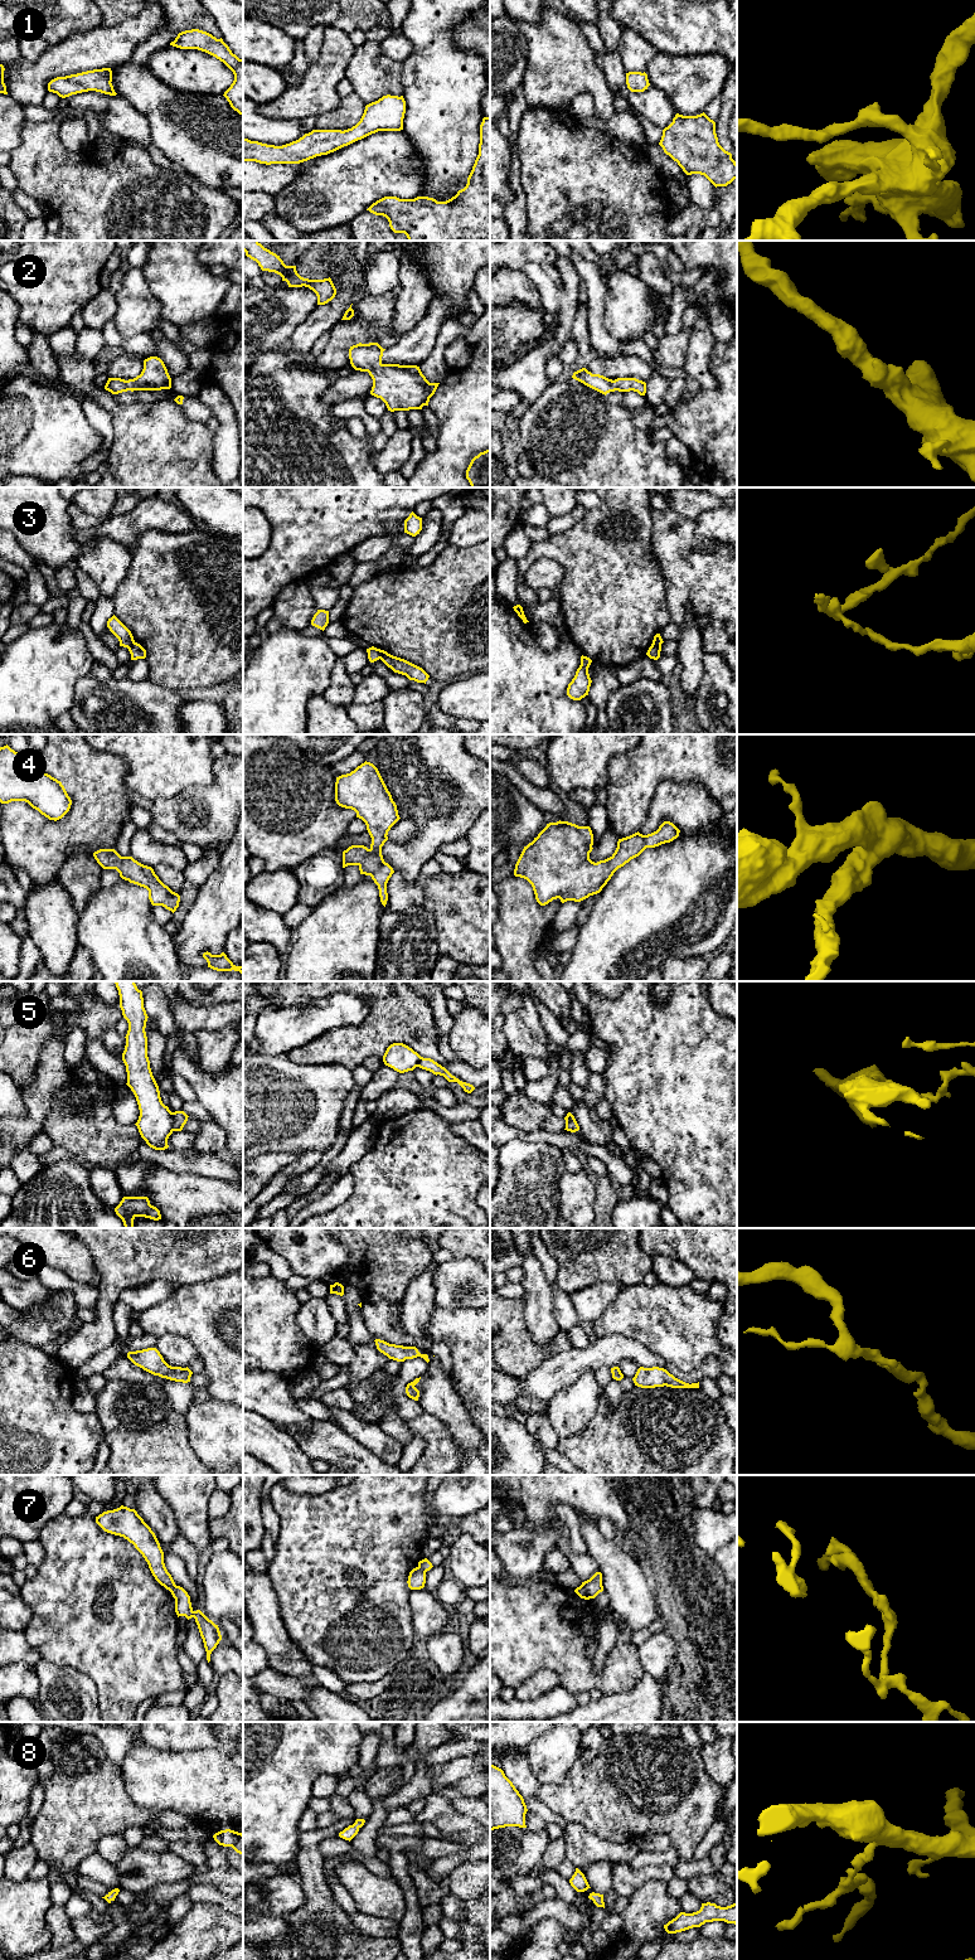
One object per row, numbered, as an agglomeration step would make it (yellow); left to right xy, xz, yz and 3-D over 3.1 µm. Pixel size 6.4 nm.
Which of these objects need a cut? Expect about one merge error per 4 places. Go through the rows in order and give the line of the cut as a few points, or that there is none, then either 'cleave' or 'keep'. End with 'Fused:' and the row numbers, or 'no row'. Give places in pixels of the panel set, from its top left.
1: no cut; keep
2: no cut; keep
3: cut in xz along (377, 649), (381, 658); cleave
4: no cut; keep
5: cut in xy along (171, 1112), (174, 1130); cleave
6: no cut; keep
7: cut in yz along (581, 1585), (591, 1597); cleave
8: no cut; keep
Fused: 3, 5, 7

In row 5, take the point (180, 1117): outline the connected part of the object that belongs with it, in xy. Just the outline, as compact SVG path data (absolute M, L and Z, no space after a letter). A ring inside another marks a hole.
M175 1111L173 1112L173 1120L174 1120L174 1131L181 1131L184 1125L188 1121L188 1115L184 1111Z

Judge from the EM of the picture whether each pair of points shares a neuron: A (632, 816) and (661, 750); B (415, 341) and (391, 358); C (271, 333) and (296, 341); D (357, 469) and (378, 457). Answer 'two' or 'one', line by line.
A: one
B: one
C: two
D: two

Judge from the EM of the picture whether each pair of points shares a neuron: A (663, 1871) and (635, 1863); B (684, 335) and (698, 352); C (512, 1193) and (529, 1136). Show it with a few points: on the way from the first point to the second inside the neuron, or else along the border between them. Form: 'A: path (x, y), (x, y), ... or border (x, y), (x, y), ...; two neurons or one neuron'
A: border (626, 1862), (632, 1868), (663, 1864), (672, 1867); two neurons
B: border (692, 330), (682, 367); two neurons
C: border (503, 1145), (520, 1139), (547, 1141), (557, 1148); two neurons

